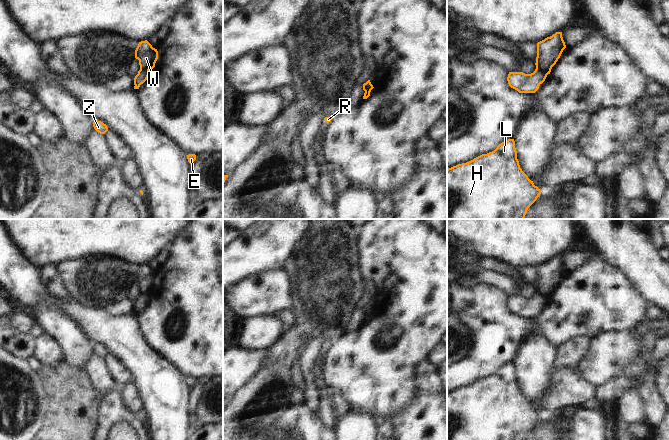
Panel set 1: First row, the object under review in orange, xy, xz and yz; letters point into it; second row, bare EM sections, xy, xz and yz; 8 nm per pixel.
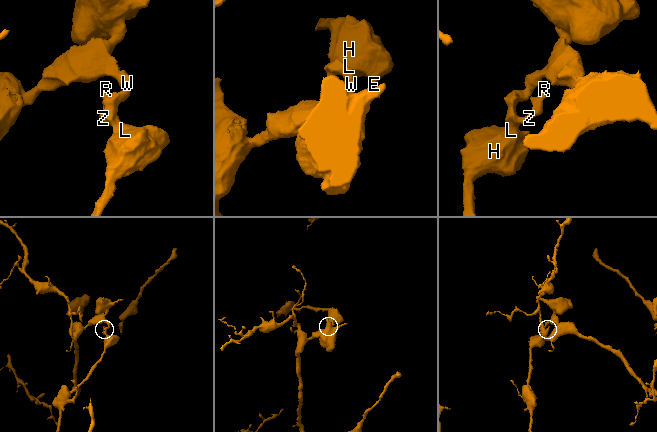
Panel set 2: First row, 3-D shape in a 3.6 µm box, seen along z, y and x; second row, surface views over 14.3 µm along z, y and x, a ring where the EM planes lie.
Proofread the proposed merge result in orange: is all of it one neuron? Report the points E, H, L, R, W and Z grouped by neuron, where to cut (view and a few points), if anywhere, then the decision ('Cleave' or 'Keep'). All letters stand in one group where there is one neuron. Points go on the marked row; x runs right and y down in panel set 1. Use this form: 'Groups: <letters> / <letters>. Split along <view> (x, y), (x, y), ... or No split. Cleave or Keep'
Groups: E H L R Z / W. Split along yz (536, 67), (547, 74). Cleave.

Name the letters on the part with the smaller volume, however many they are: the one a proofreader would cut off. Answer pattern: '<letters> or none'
E, H, L, R, Z

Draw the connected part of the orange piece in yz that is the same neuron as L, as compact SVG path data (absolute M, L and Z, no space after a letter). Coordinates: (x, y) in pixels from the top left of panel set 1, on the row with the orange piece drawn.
M508 139L487 154L447 169L447 219L524 219L541 190L522 171L514 139Z

